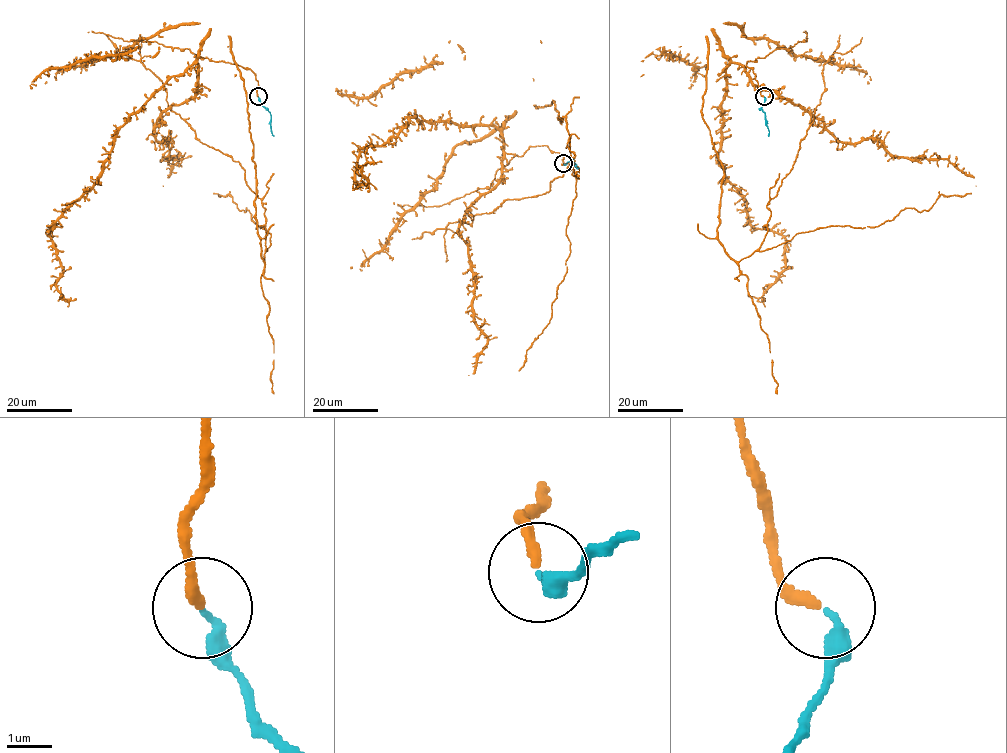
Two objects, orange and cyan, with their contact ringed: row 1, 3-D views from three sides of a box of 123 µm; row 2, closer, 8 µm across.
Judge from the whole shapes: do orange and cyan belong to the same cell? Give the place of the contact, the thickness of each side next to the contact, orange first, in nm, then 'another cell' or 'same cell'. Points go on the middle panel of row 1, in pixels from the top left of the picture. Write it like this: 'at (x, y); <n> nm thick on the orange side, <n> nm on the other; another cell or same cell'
at (563, 163); 240 nm thick on the orange side, 240 nm on the other; same cell

